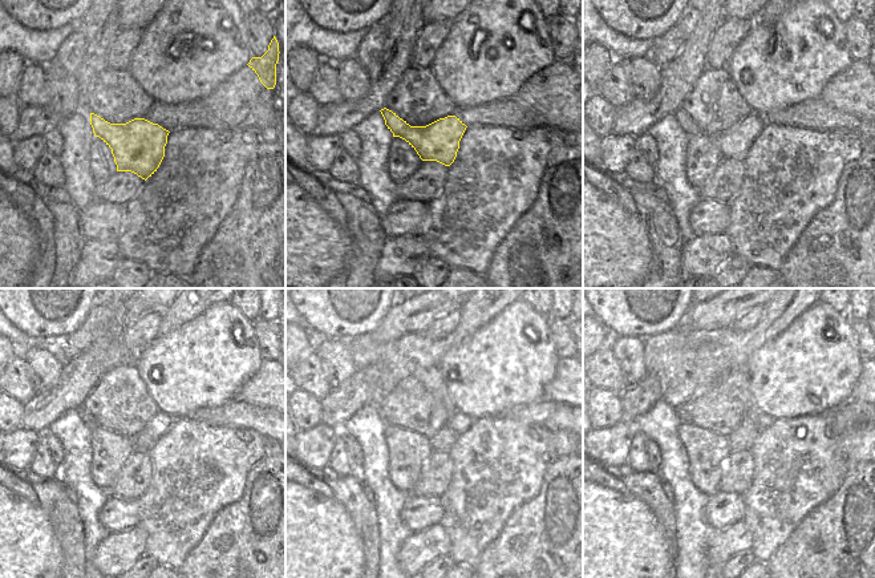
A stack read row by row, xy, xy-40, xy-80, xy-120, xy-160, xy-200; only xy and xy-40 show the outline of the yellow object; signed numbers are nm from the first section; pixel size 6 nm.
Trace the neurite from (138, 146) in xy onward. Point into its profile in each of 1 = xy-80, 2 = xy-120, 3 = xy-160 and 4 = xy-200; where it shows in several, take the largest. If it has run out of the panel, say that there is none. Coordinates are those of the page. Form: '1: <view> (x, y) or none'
1: xy-80 (734, 142)
2: xy-120 (161, 423)
3: xy-160 (460, 423)
4: xy-200 (762, 421)

